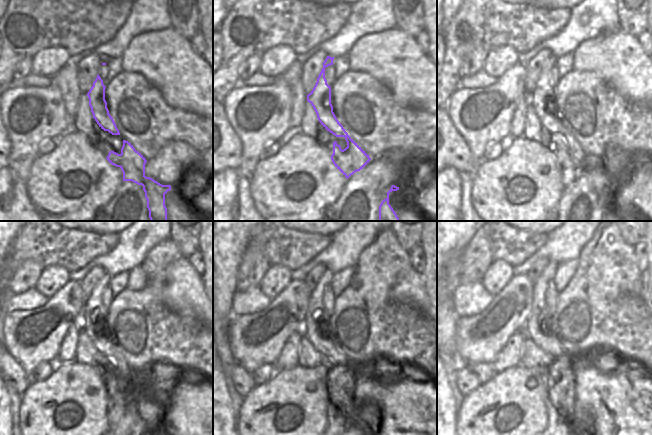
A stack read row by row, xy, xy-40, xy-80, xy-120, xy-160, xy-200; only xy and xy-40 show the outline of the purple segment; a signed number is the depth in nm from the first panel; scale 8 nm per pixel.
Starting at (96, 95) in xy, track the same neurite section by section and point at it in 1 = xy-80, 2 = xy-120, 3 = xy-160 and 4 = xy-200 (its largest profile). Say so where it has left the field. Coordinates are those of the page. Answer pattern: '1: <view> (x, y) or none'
1: xy-80 (570, 157)
2: xy-120 (120, 381)
3: xy-160 (314, 329)
4: xy-200 (537, 328)

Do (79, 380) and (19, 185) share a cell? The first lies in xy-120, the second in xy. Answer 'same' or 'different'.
different

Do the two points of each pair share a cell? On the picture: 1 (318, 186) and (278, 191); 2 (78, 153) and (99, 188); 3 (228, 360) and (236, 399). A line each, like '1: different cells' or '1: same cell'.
1: same cell
2: same cell
3: same cell

